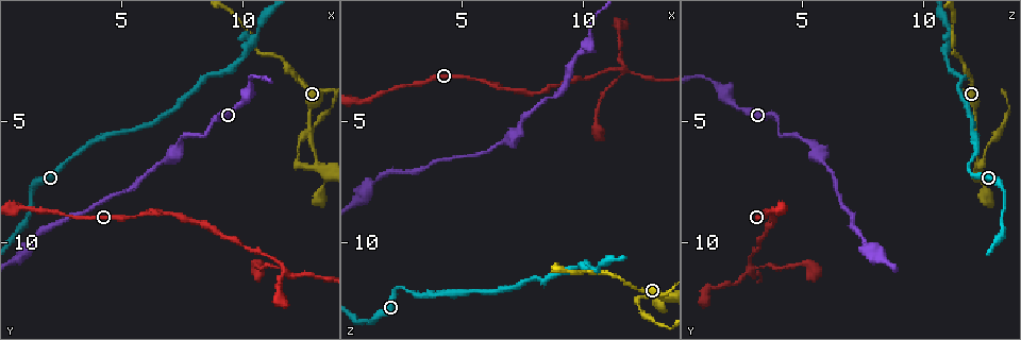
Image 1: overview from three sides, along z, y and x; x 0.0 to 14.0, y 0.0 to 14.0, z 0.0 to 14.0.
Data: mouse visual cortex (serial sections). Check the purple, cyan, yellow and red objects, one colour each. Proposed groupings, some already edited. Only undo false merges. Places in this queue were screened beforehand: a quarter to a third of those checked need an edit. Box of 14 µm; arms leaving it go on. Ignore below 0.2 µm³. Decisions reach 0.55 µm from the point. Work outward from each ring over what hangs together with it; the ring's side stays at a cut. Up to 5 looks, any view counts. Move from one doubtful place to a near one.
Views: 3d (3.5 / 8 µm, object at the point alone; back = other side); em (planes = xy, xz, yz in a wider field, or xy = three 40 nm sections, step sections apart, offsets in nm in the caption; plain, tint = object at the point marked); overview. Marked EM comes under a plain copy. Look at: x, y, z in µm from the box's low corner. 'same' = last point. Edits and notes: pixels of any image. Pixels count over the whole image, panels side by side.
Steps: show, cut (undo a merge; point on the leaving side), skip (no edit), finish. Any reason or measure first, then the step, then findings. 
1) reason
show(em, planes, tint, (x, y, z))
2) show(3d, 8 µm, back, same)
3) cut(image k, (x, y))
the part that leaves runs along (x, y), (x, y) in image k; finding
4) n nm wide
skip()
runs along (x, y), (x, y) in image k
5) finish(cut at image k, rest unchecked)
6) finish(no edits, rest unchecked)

two arms in line, one across
show(3d, 8 µm, (13.1, 6.7, 12.2))

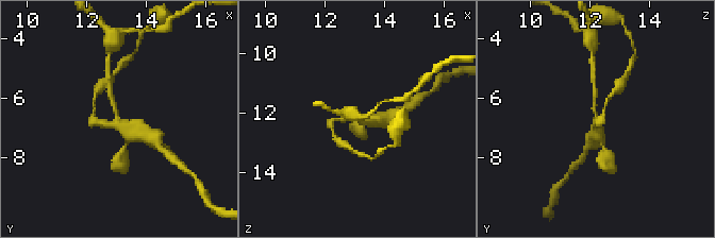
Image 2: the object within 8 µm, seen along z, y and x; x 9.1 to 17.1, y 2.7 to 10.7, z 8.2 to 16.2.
3 arms; arms of 150, 200, 300 nm; shape alone is not enough
show(em, xy, step 2, tint, (13.0, 6.8, 12.2))

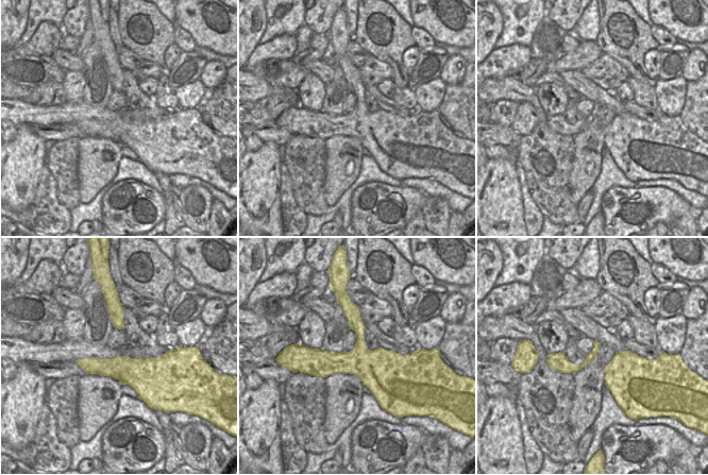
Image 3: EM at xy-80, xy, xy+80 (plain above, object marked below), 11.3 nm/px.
skip()
runs along (596, 344), (580, 367), (550, 359) in image 3; all the same cell

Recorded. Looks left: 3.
thick turns thin
show(3d, 3.5 µm, (2.8, 6.8, 11.9))

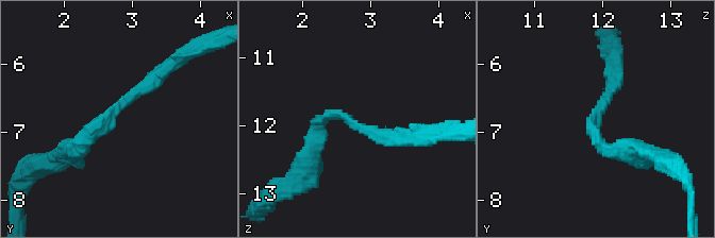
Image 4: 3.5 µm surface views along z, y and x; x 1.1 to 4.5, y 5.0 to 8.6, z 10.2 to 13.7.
arms of 200, 200 nm
show(em, xy, step 5, tint, (2.75, 6.65, 11.90))

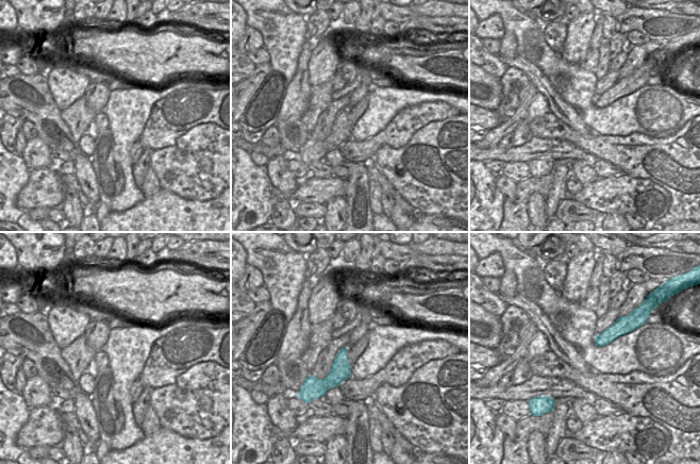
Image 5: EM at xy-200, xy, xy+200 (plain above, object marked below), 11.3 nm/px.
skip()
runs along (77, 151), (126, 99), (168, 66) in image 4; continuous, no second cell

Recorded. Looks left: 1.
finish(no edits, rest unchecked)

